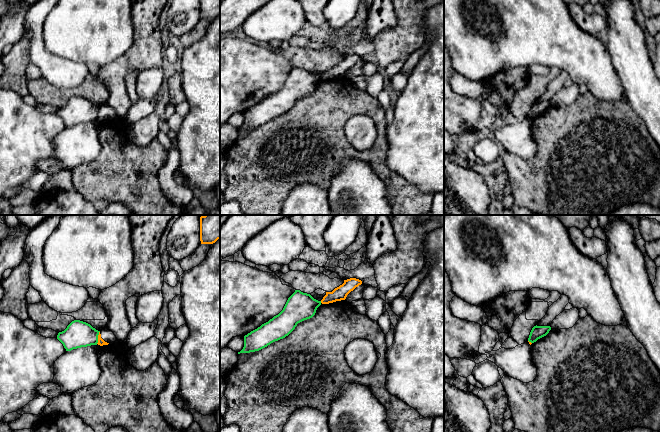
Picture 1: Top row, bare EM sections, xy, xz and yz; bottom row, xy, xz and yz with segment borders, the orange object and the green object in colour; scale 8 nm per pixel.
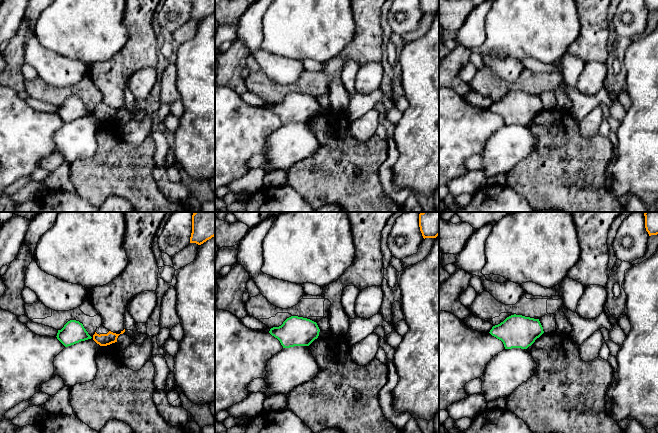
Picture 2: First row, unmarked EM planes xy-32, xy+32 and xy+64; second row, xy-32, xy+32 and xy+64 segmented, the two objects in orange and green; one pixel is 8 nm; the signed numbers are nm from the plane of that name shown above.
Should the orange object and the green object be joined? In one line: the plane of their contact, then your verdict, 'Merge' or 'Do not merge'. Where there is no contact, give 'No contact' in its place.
Touches orange in xy. Do not merge

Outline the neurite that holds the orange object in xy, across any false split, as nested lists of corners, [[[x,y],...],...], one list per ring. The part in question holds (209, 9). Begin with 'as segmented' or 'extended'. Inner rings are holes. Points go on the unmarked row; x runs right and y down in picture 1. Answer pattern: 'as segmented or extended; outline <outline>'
as segmented; outline [[[200,0],[201,20],[213,20],[220,15],[220,0]]]

